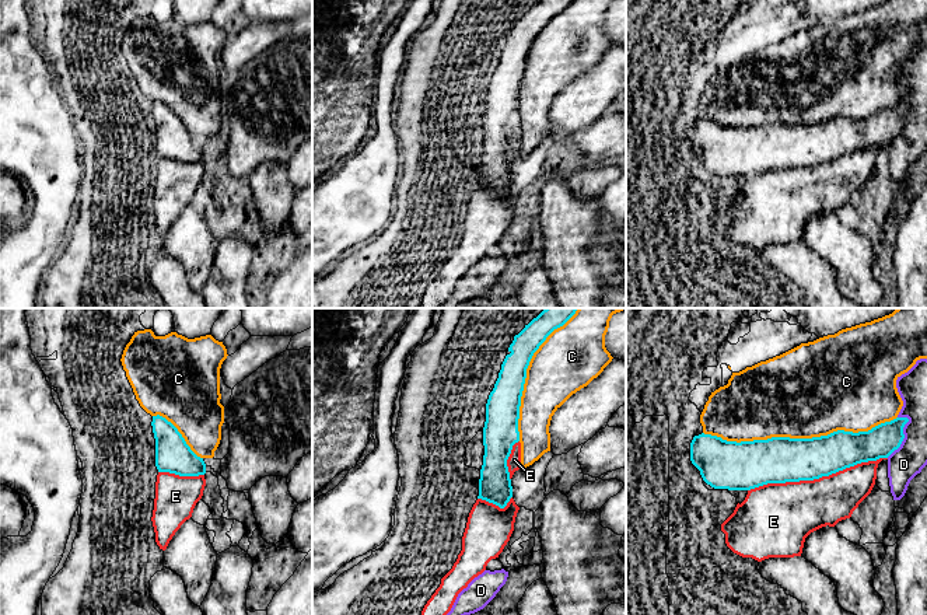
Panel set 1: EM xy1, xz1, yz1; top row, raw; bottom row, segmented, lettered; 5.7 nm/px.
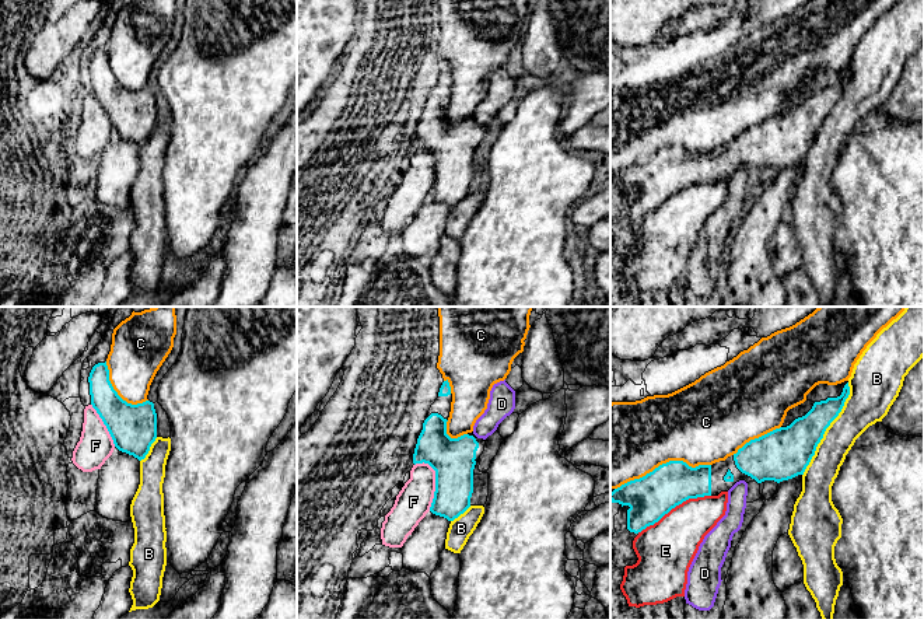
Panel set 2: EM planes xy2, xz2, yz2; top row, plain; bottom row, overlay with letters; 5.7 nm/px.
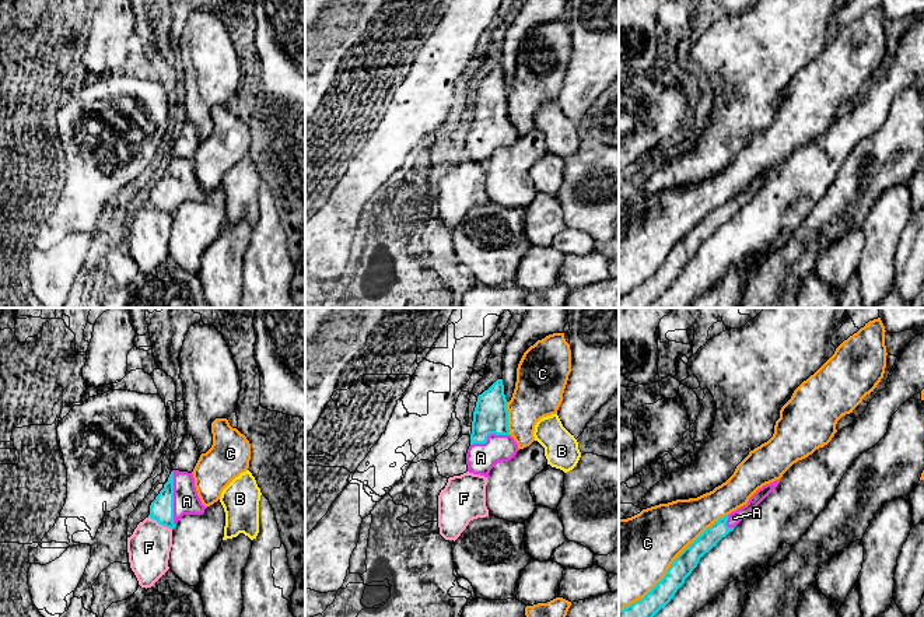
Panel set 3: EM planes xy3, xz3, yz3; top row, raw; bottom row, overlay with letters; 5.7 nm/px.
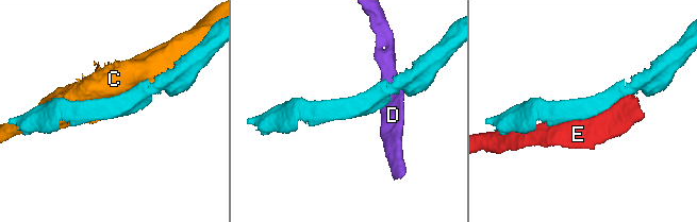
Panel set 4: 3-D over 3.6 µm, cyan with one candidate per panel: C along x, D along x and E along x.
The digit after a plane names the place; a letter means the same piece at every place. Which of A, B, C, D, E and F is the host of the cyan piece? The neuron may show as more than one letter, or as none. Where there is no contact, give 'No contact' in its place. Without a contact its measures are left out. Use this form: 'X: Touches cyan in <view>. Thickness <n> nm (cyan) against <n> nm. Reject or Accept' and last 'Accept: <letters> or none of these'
A: Touches cyan in xy3. Thickness 140 nm (cyan) against 150 nm. Accept
B: Touches cyan in yz2. Thickness 260 nm (cyan) against 220 nm. Reject
C: Touches cyan in yz1. Thickness 260 nm (cyan) against 500 nm. Reject
D: Touches cyan in yz1. Thickness 180 nm (cyan) against 190 nm. Reject
E: Touches cyan in yz1. Thickness 260 nm (cyan) against 340 nm. Reject
F: Touches cyan in xz2. Thickness 240 nm (cyan) against 200 nm. Reject
Accept: A

